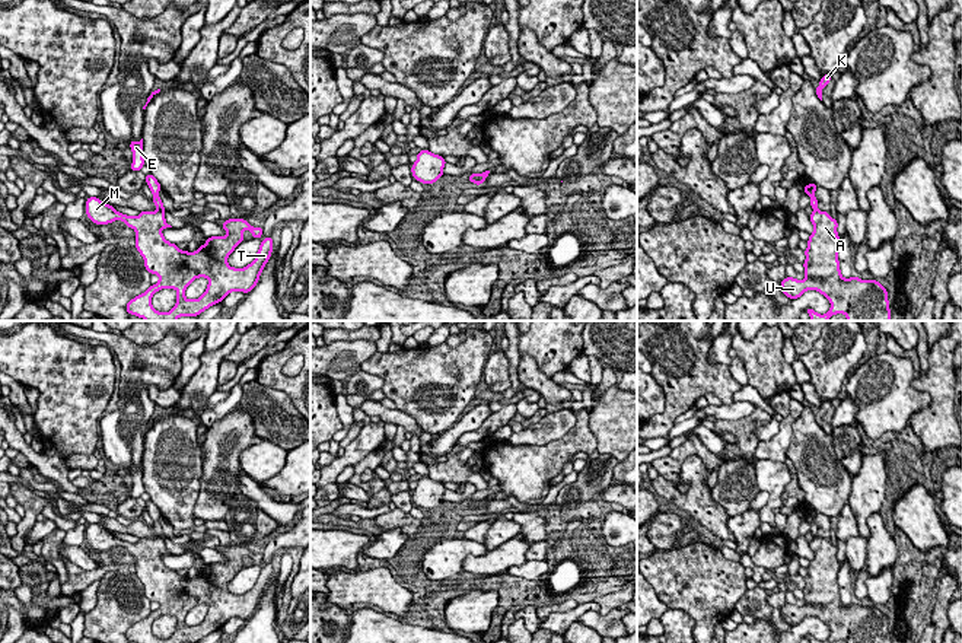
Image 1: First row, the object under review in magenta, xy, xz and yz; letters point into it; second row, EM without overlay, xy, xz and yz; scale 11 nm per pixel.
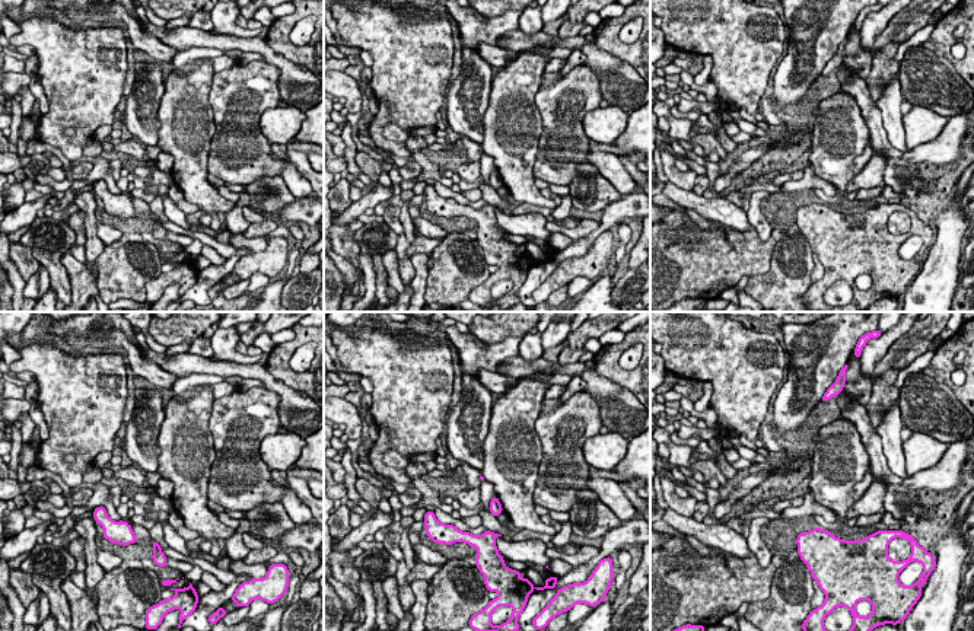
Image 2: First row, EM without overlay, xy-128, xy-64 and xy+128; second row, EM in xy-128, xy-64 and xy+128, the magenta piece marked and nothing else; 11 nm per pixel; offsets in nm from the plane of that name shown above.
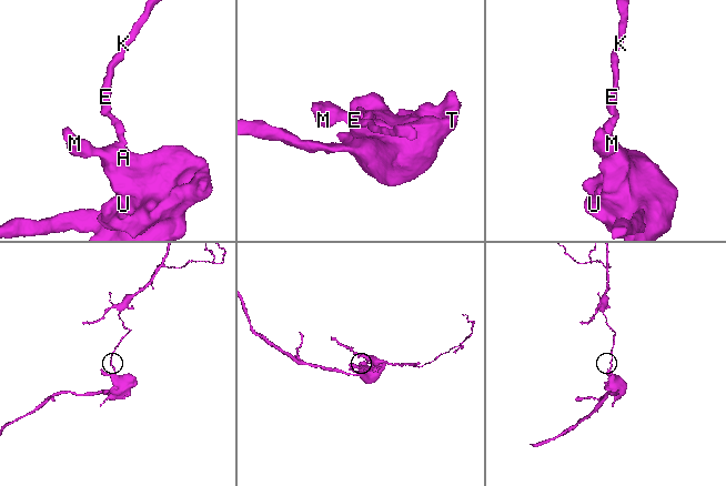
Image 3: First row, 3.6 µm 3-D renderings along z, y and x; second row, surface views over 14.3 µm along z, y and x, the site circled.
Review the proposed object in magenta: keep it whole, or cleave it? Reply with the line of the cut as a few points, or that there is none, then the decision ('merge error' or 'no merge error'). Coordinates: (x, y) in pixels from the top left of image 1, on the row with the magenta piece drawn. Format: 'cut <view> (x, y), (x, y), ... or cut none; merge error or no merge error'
cut xy (158, 209), (162, 212); merge error

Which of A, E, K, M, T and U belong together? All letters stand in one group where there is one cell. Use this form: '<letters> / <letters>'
A M T U / E K

